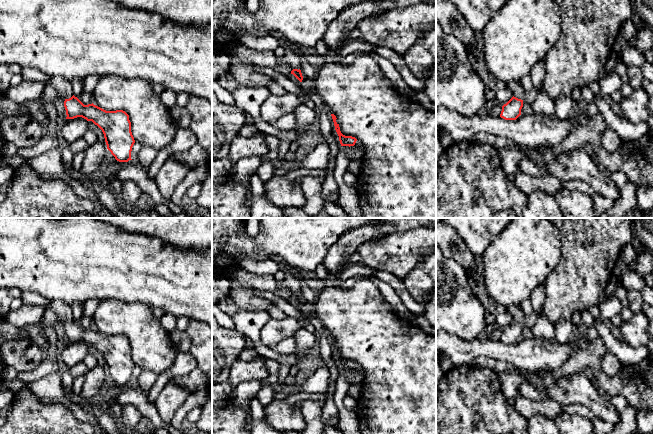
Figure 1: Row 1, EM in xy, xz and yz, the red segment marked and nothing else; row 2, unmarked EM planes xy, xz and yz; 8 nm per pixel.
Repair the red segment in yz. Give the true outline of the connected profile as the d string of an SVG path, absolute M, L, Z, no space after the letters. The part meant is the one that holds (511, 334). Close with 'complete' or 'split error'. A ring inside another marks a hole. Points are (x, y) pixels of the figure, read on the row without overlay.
M511 305L506 310L512 315L513 321L502 330L500 341L505 344L516 344L521 339L525 316L518 305Z | split error

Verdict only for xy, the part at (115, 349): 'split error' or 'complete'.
split error

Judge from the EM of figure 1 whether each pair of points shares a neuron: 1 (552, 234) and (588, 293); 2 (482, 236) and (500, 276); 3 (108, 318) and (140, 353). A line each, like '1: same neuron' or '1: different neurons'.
1: different neurons
2: different neurons
3: same neuron

